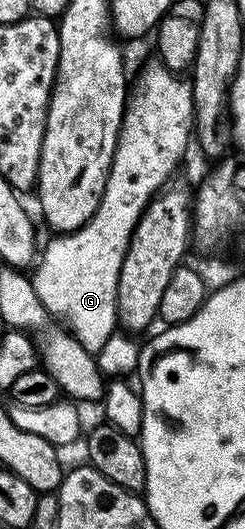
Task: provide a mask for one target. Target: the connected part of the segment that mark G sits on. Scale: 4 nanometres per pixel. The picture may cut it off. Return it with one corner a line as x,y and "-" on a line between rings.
153,61
142,73
136,87
134,85
126,104
120,137
117,139
116,152
113,155
113,165
109,170
107,185
104,186
98,209
77,231
52,236
53,239
46,247
44,244
40,252
40,259
34,266
35,273
30,276
35,294
50,316
62,322
67,321
68,330
89,353
98,354
109,337
116,332
119,271
122,269
130,238
146,205
172,180
171,175
182,159
188,143
191,143
194,127
192,80
167,70
159,61

